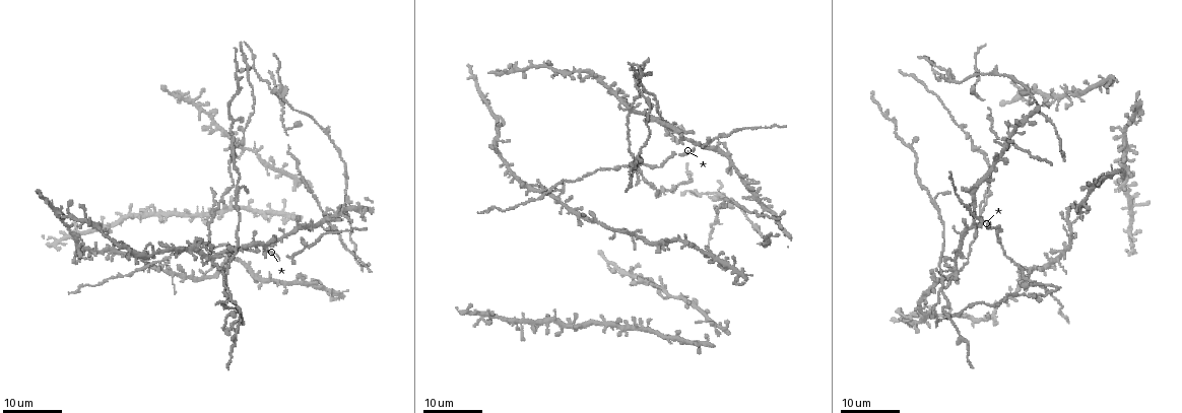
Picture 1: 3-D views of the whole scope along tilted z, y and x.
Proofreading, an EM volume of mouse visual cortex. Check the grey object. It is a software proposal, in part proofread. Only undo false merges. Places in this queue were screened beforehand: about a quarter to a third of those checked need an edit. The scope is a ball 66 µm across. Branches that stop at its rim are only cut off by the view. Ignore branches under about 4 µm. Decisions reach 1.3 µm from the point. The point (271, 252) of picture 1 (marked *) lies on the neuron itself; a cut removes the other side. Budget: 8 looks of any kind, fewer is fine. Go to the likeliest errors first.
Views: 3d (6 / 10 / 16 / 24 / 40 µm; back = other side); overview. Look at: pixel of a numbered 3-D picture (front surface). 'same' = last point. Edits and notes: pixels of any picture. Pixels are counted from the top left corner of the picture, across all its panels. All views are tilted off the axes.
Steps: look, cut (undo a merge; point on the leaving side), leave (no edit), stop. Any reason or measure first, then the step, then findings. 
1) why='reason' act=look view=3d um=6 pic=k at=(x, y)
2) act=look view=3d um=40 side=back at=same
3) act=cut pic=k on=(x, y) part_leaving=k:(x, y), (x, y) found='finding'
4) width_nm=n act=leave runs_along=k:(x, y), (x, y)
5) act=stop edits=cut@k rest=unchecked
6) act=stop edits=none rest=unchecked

why='arms run side by side' act=look view=3d um=24 pic=1 at=(280, 90)

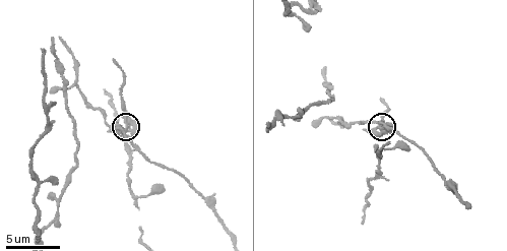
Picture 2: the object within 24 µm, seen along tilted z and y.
act=look view=3d um=10 pic=2 at=(383, 130)

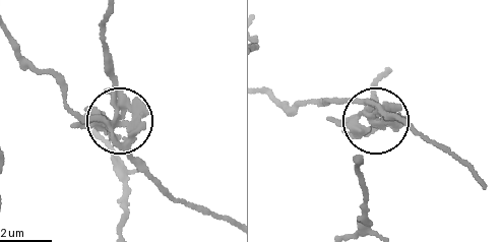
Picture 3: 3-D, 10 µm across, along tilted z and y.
side_arm_um=8 act=cut pic=3 on=(115, 107) part_leaving=3:(125, 142), (124, 112), (107, 69), (108, 9) found='two neurons meet here'

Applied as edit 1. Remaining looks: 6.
act=look view=3d um=10 pic=2 at=(135, 198)

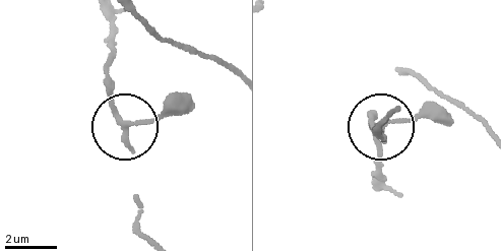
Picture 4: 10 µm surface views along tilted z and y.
width_nm=190 act=leave found='continuous, no second neuron'

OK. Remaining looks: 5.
why='three-way junction' act=look view=3d um=16 pic=1 at=(326, 212)

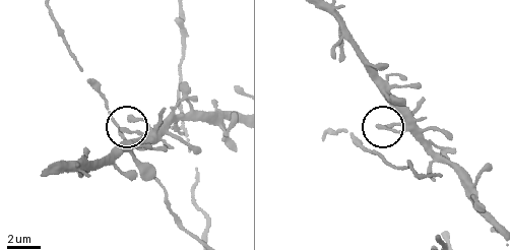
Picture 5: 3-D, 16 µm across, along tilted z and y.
act=look view=3d um=10 pic=5 at=(380, 125)

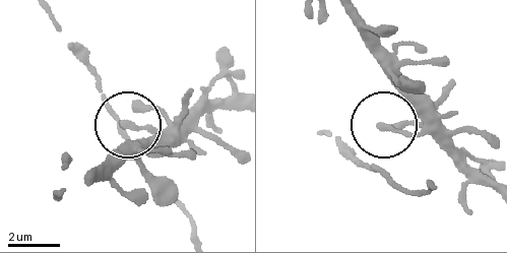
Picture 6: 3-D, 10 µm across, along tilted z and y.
why='zoom in' act=look view=3d um=6 pic=6 at=(383, 125)

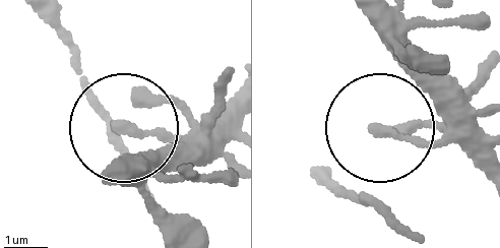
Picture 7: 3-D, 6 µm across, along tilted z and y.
width_nm=180 act=leave runs_along=7:(367, 21), (440, 120), (420, 144), (377, 132), (345, 199) found='continuous, no second neuron'

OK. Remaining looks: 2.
why='looks like a crossing' act=look view=3d um=16 pic=1 at=(629, 107)

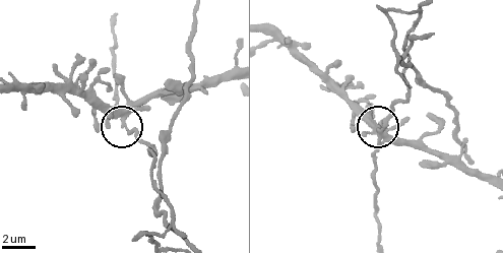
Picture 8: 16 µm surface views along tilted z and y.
why='zoom in' act=look view=3d um=6 pic=8 at=(122, 124)

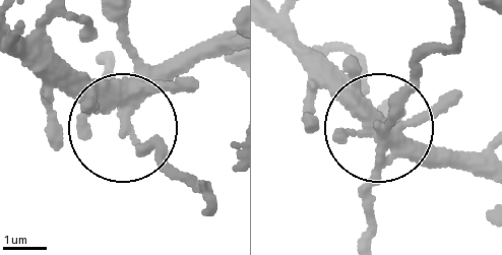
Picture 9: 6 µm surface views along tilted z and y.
side_arm_um=34 arms=4 act=cut pic=9 on=(147, 150) found='a second neuron is stuck on'

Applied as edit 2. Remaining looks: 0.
act=stop edits=cut@3,cut@9 rest=unchecked

